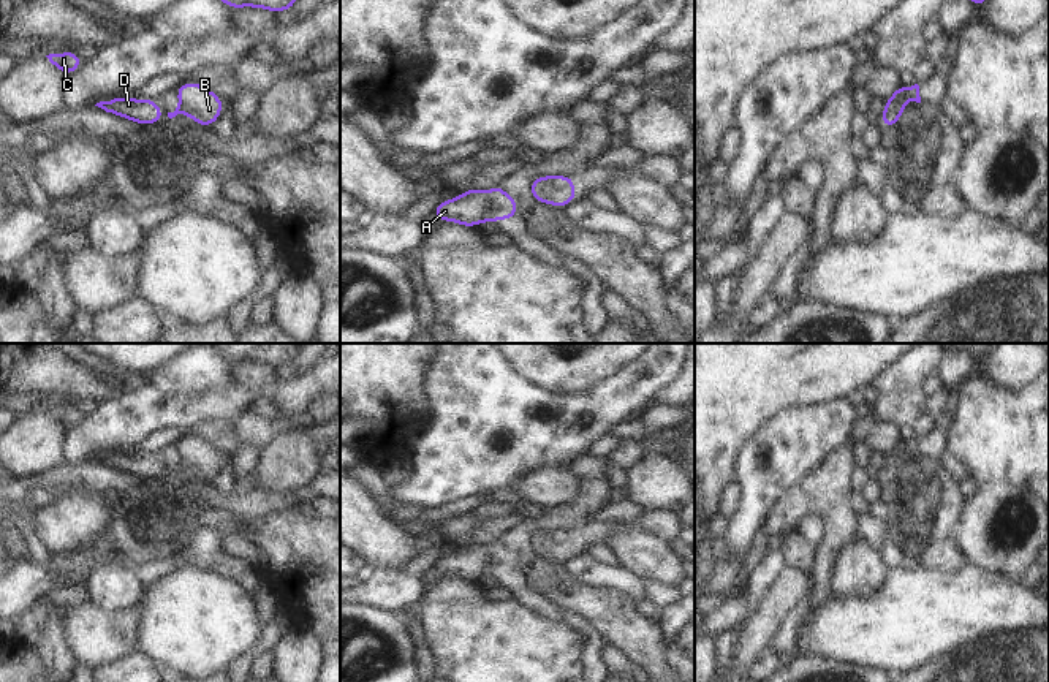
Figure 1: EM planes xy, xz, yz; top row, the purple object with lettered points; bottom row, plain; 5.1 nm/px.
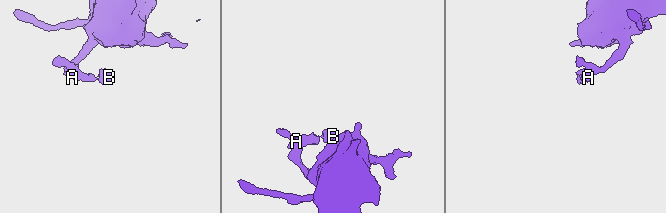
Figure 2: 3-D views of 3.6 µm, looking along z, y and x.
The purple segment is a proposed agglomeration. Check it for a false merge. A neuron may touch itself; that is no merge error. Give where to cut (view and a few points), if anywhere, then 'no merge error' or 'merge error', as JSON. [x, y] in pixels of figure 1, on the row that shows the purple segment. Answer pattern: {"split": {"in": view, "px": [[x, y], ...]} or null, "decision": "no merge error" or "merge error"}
{"split": {"in": "xy", "px": [[176, 108], [179, 113]]}, "decision": "merge error"}

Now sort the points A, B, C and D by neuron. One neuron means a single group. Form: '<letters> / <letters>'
A C D / B

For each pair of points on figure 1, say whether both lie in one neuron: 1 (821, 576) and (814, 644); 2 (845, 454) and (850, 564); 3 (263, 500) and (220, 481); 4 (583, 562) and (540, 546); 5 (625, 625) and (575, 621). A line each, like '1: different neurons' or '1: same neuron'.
1: different neurons
2: different neurons
3: different neurons
4: different neurons
5: different neurons

